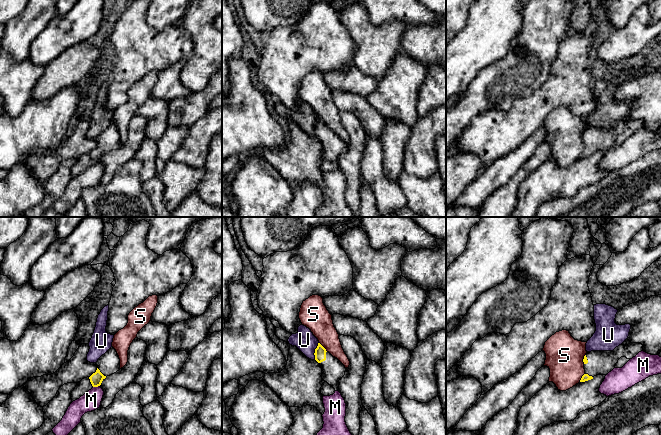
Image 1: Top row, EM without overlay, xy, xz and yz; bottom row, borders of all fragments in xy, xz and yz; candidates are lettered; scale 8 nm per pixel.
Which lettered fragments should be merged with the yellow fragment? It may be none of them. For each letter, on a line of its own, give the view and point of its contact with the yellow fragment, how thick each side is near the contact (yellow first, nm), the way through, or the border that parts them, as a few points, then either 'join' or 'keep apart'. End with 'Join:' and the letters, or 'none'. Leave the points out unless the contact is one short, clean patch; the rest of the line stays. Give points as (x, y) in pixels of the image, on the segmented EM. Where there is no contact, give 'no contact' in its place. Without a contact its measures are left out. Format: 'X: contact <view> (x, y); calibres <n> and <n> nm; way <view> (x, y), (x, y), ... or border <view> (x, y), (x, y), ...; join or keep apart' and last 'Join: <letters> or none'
M: contact xy (96, 386); calibres 100 and 160 nm; keep apart
S: contact xz (323, 347); calibres 100 and 220 nm; keep apart
U: contact xz (315, 351); calibres 100 and 170 nm; keep apart
Join: none

